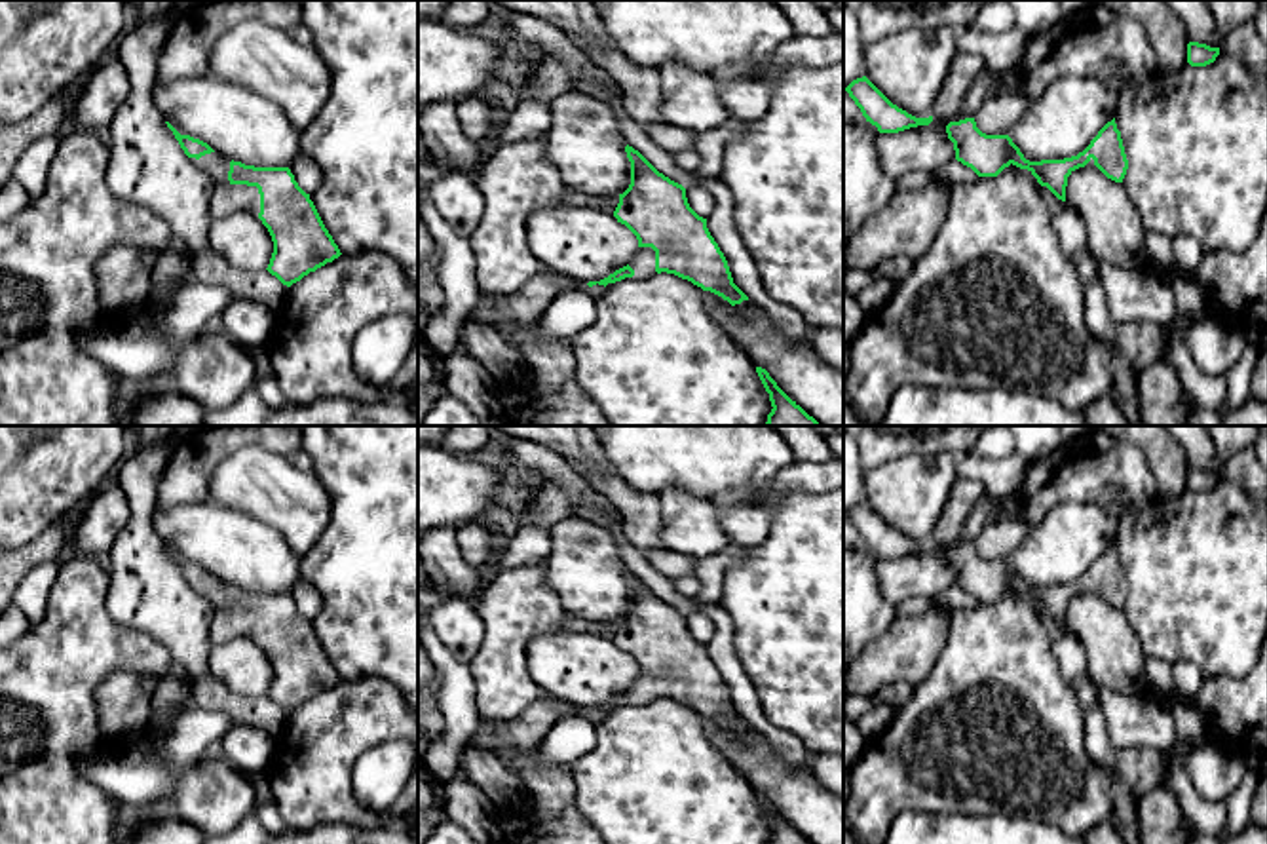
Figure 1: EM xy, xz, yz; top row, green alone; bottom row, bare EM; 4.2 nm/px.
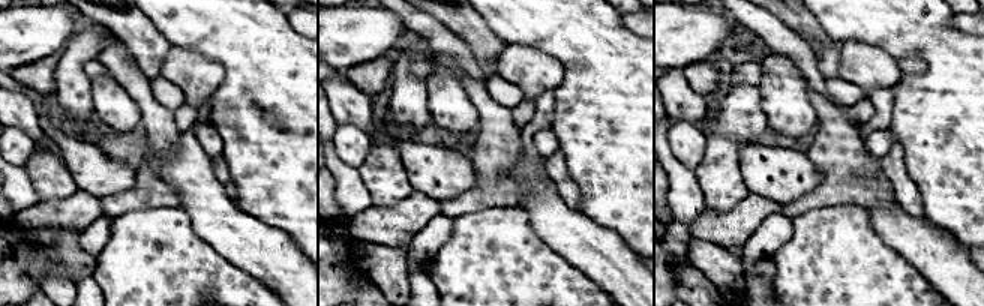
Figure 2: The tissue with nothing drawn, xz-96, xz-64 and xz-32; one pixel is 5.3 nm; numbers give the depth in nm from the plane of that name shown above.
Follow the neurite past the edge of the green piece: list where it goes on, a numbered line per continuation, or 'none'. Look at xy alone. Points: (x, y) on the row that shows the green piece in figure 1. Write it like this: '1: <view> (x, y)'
1: xy (226, 198)

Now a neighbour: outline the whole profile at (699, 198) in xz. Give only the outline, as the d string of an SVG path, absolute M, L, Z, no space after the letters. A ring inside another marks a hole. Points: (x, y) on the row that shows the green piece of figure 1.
M703 184L686 188L686 198L688 198L690 207L699 217L703 219L712 217L712 196Z

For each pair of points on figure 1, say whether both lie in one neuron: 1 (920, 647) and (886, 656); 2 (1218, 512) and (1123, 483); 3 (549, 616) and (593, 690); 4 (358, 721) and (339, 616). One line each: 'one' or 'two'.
1: one
2: two
3: two
4: two

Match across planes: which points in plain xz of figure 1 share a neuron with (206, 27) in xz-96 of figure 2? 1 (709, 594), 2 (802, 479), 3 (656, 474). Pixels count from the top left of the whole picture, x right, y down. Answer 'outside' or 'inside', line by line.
1: outside
2: outside
3: inside

